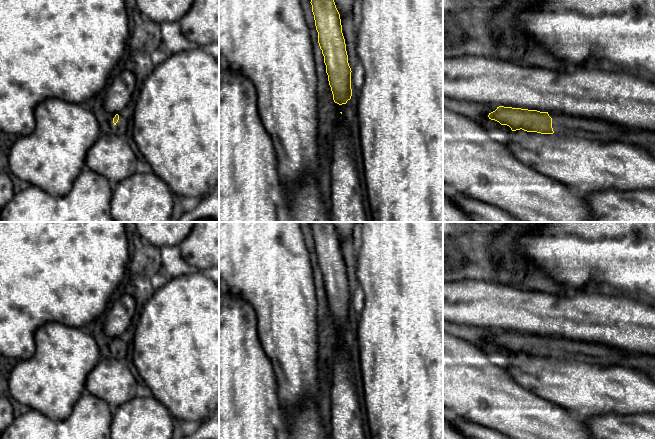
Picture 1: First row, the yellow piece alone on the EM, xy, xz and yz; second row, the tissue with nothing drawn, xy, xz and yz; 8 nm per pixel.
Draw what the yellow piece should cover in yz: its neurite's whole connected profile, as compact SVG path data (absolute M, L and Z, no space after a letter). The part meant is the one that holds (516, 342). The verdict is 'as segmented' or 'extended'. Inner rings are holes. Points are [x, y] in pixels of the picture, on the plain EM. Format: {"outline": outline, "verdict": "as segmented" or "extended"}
{"outline": "M499 330L488 339L489 343L499 346L501 349L507 349L512 355L524 354L527 356L537 356L541 358L552 358L554 360L562 360L569 362L589 362L598 365L618 365L621 358L626 352L625 350L612 347L596 342L584 342L579 340L571 340L568 338L555 336L540 336L537 334L528 334L521 332L512 332Z", "verdict": "extended"}

